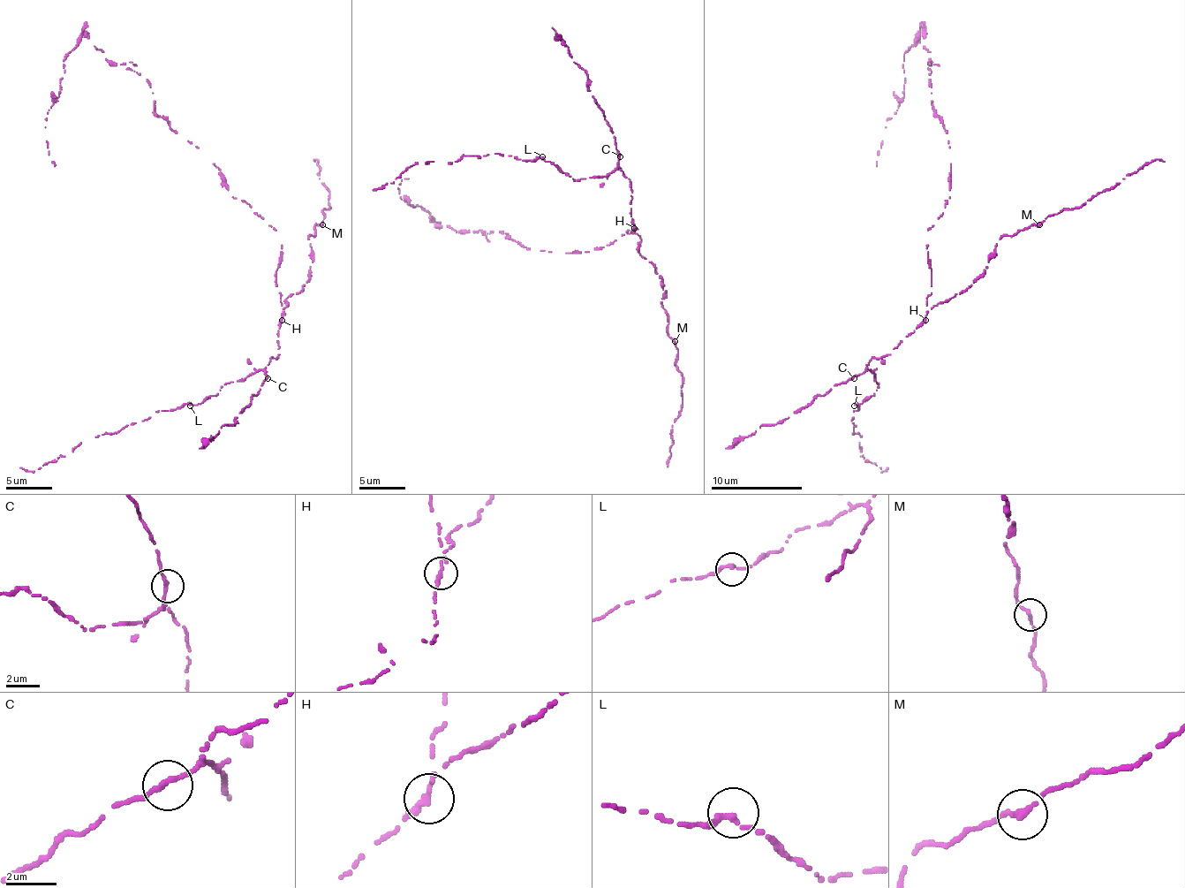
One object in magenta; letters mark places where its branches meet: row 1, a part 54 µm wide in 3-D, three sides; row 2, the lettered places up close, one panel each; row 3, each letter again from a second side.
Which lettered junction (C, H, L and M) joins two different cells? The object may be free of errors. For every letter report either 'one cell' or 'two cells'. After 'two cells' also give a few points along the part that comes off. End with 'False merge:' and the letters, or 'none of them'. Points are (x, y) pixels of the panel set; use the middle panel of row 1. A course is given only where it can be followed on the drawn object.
C: one cell
H: two cells
L: one cell
M: one cell
False merge: H

